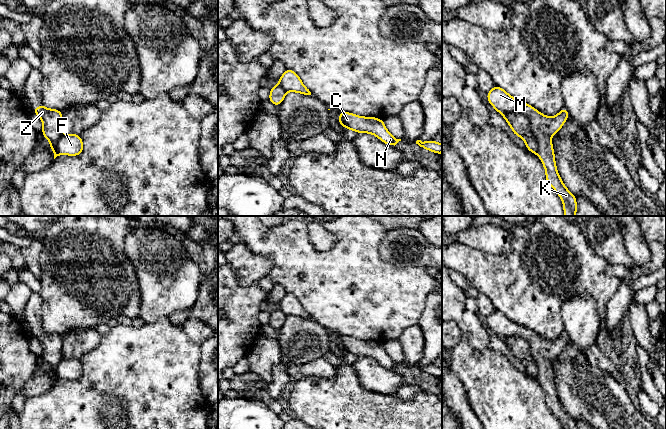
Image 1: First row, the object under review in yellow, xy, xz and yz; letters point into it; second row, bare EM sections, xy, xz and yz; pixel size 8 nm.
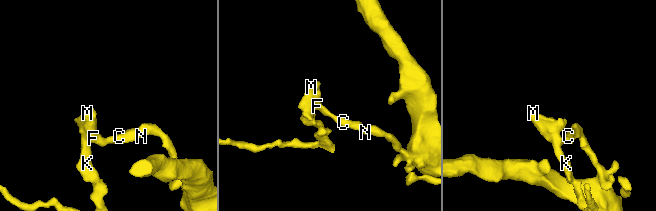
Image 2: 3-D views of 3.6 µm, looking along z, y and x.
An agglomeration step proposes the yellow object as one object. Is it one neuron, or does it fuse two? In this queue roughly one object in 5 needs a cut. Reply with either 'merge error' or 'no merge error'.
merge error

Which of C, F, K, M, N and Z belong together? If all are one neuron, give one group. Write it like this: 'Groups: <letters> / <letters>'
Groups: C F N / K M Z

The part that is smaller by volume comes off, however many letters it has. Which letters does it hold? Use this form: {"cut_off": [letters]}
{"cut_off": ["K", "M", "Z"]}

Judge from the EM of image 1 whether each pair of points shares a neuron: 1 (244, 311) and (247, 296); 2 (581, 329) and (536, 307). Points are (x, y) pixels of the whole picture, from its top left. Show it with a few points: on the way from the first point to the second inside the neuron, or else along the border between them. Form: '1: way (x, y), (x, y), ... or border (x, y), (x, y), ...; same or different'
1: way (244, 307), (246, 300); same
2: border (572, 298), (561, 304), (561, 319), (565, 331); different

